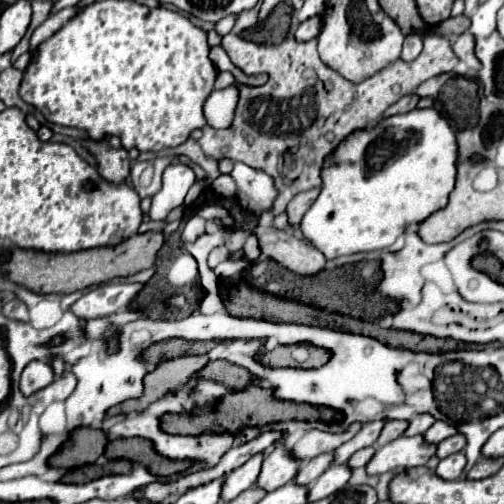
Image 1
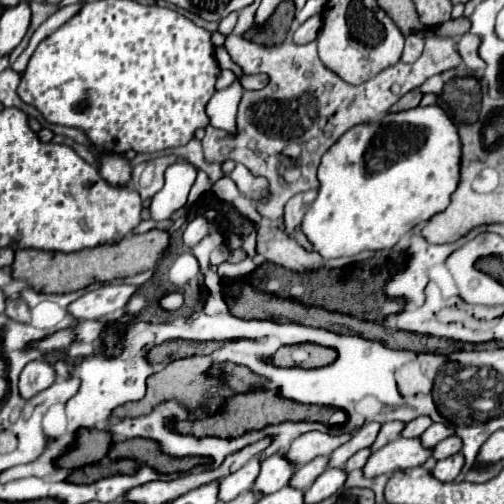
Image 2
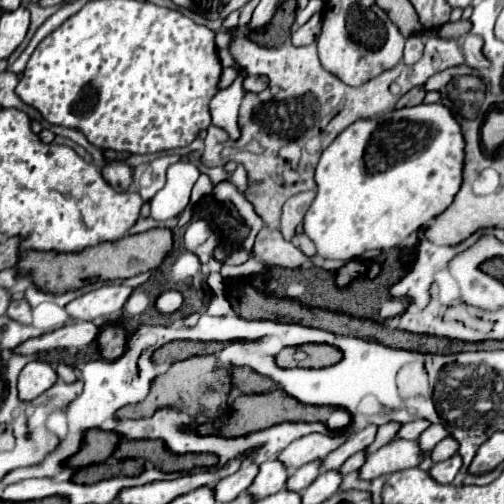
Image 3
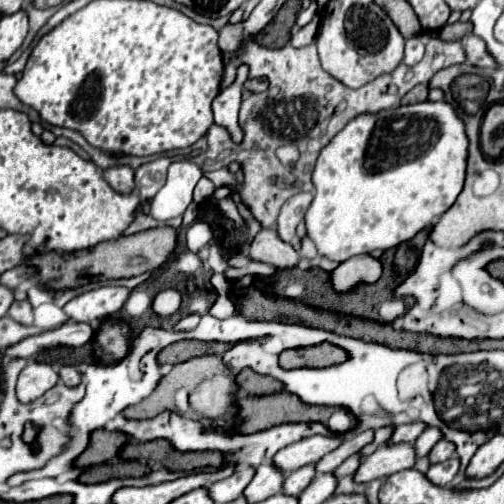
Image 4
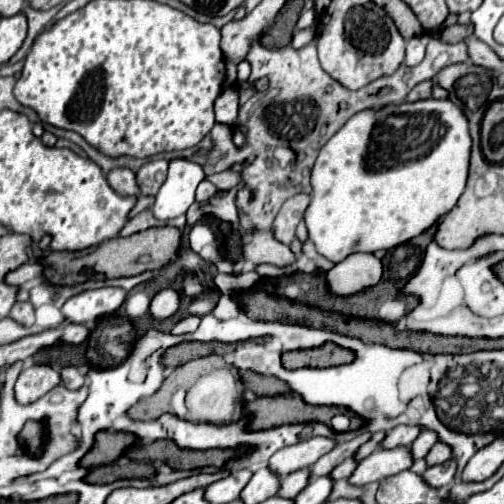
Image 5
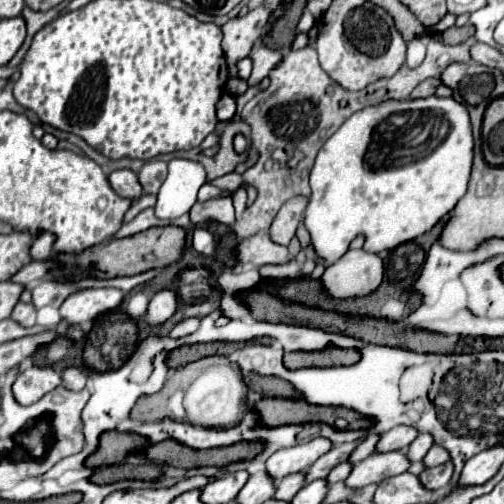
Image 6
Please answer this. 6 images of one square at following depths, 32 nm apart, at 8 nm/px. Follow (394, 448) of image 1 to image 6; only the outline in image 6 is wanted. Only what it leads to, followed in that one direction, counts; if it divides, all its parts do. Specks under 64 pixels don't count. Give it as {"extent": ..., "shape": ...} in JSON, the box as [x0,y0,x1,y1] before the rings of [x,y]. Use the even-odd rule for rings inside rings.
{"extent":[344,452,410,488],"shape":[[[402,452],[372,454],[360,464],[356,464],[350,476],[344,480],[348,488],[364,488],[368,484],[380,484],[386,478],[398,476],[410,468],[408,458]]]}

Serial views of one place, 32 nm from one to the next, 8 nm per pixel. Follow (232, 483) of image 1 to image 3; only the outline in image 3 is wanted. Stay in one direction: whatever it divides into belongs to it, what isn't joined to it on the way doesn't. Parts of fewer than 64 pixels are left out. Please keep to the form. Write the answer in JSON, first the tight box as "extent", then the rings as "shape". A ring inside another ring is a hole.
{"extent":[214,464,258,502],"shape":[[[246,464],[236,474],[220,480],[214,486],[214,498],[216,498],[216,502],[230,502],[230,500],[238,498],[252,484],[256,472],[258,472],[256,464]]]}

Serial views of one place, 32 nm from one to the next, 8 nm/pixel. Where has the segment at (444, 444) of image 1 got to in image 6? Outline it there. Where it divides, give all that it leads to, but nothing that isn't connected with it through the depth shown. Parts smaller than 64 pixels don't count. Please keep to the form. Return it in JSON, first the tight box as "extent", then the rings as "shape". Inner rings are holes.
{"extent":[424,446,450,468],"shape":[[[432,446],[430,450],[428,450],[428,454],[424,456],[424,466],[426,468],[432,468],[432,466],[440,466],[440,464],[446,464],[450,460],[450,456],[448,456],[448,452],[444,452],[444,448],[440,448],[440,446]]]}

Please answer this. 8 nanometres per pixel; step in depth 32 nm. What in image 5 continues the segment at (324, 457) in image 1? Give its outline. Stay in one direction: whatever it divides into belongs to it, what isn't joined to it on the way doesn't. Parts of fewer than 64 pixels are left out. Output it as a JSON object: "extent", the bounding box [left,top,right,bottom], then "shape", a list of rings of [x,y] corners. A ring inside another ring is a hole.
{"extent":[278,470,308,500],"shape":[[[308,470],[292,472],[292,474],[288,474],[288,476],[284,476],[284,478],[280,480],[278,496],[280,496],[280,498],[286,498],[286,500],[292,500],[306,484],[308,484]]]}

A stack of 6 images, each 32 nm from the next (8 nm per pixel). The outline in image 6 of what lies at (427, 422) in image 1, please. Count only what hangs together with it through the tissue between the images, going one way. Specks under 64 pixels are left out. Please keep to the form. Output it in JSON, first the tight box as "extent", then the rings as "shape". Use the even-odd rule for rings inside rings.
{"extent":[376,426,418,454],"shape":[[[396,426],[392,430],[388,430],[386,434],[380,436],[378,444],[376,444],[376,452],[384,454],[384,452],[394,452],[400,450],[404,452],[408,448],[408,444],[412,444],[412,440],[418,436],[416,428],[408,428],[408,426]]]}

